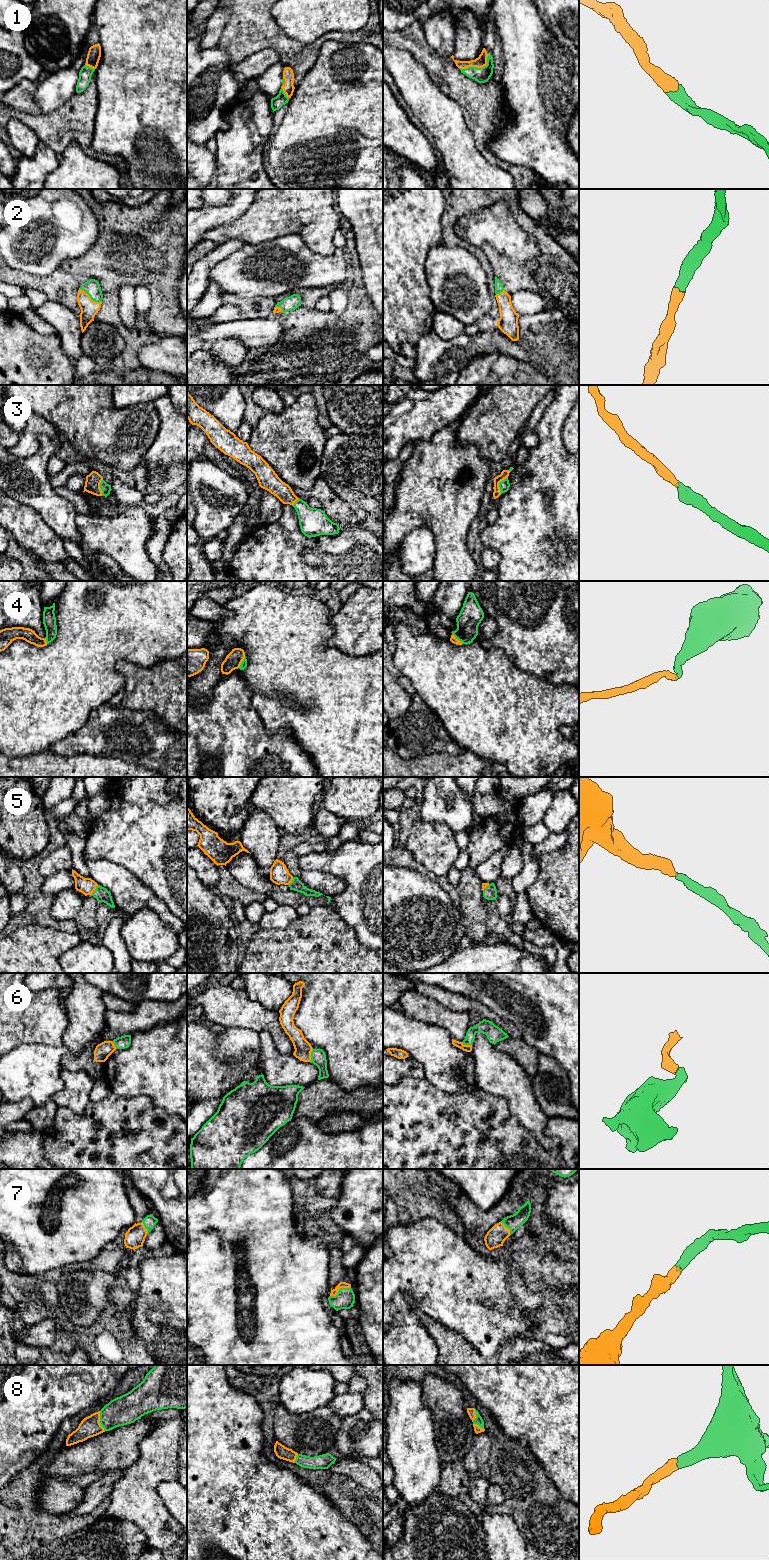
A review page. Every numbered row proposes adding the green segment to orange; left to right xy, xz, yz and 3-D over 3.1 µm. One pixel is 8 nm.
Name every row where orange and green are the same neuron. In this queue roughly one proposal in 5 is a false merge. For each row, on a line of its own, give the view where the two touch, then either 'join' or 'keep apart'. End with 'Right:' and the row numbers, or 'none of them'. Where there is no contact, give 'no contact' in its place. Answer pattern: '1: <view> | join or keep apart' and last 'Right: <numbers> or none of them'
1: yz | join
2: xy | join
3: yz | join
4: yz | join
5: xy | join
6: xz | join
7: xz | join
8: xy | join
Right: 1, 2, 3, 4, 5, 6, 7, 8

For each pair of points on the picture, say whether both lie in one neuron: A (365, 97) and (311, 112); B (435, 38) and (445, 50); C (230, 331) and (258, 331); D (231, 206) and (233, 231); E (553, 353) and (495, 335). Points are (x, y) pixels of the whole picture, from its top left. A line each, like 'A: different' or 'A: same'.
A: same
B: same
C: same
D: different
E: same

